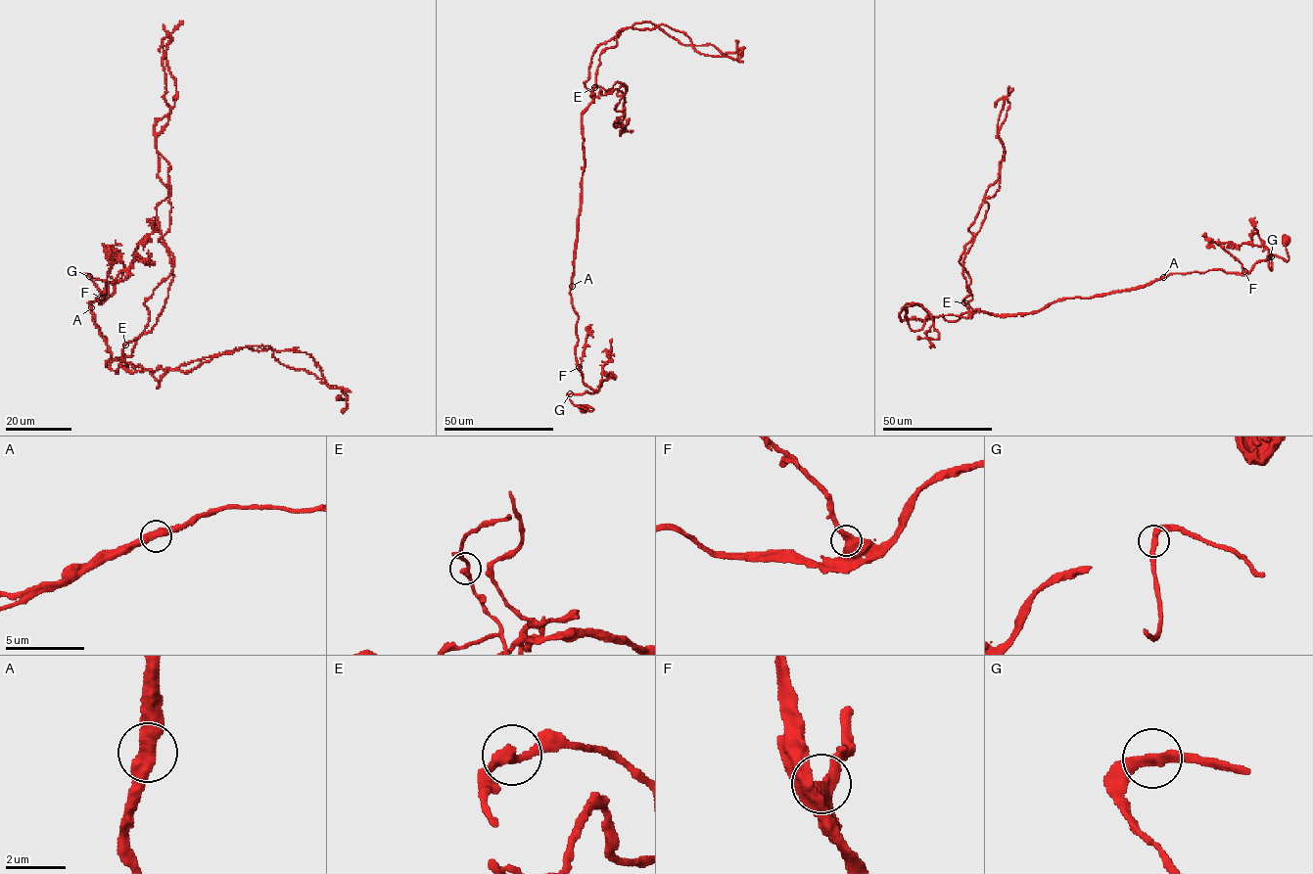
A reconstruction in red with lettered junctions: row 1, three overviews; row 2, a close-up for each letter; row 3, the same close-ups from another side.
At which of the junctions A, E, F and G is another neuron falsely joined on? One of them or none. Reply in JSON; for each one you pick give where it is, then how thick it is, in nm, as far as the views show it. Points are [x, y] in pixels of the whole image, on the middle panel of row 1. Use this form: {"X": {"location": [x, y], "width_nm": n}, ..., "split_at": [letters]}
{"A": {"location": [572, 286], "width_nm": 500}, "split_at": ["A"]}

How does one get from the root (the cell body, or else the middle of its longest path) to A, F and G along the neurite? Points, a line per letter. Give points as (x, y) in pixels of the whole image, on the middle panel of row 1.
A: (584, 408), (593, 409), (576, 406), (568, 397), (595, 391), (583, 382), (577, 365), (579, 315), (571, 286)
F: (584, 408), (593, 409), (576, 406), (568, 397), (595, 391), (583, 382), (579, 367)
G: (584, 408), (589, 406), (593, 409), (588, 411), (575, 405), (568, 397), (570, 393)

